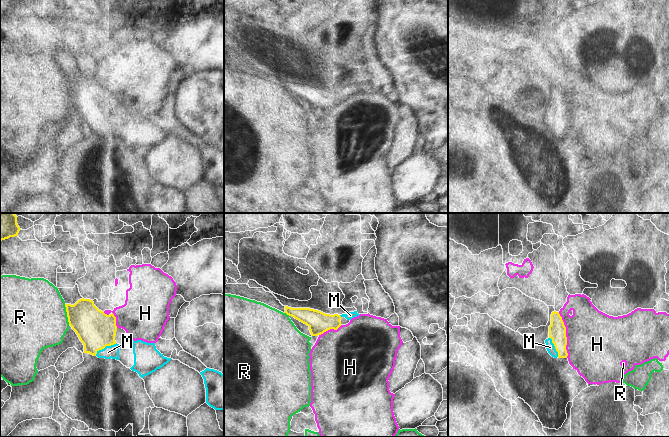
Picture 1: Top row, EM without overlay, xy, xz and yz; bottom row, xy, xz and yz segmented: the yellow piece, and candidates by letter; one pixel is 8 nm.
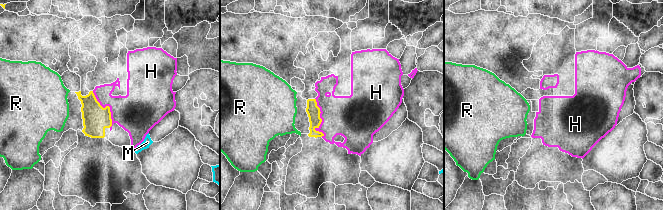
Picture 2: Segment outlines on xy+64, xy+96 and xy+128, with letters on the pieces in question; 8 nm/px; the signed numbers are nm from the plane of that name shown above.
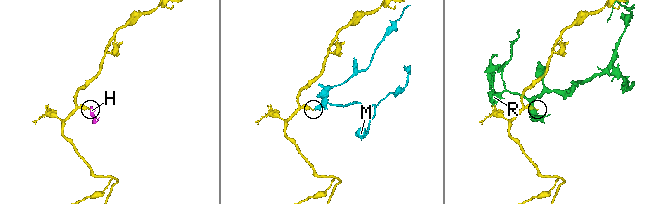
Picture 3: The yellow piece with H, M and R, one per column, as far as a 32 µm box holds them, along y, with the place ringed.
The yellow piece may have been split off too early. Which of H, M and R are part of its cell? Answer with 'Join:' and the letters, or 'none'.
Join: M

